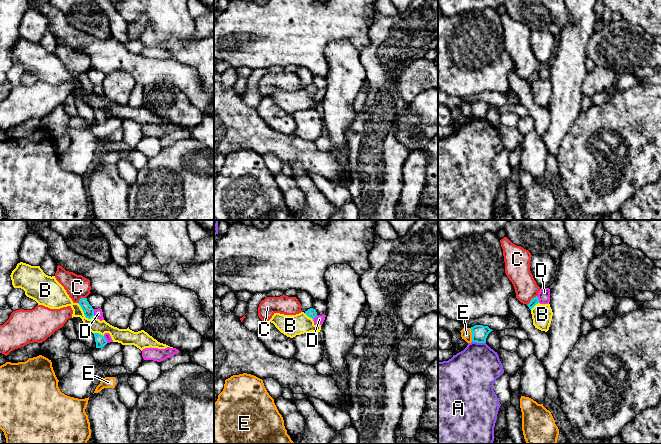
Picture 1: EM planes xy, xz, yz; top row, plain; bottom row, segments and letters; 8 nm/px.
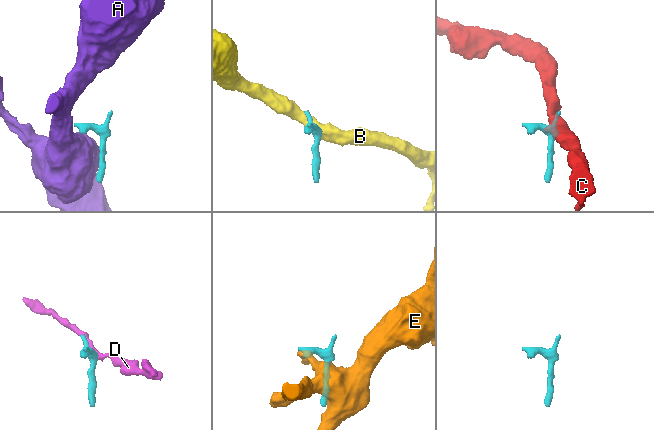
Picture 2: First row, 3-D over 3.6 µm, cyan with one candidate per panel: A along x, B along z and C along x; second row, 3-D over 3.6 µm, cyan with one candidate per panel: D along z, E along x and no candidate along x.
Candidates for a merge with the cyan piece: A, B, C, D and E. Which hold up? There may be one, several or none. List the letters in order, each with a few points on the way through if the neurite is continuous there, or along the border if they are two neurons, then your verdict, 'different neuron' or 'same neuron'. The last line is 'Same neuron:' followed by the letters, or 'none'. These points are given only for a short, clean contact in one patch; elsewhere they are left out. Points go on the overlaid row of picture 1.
A: along yz (472, 340), (485, 342) | different neuron
B: along xy (77, 303), (86, 317), (93, 317) | different neuron
C: along yz (536, 295), (527, 305) | different neuron
D: along xy (93, 309), (94, 315) | different neuron
E: different neuron
Same neuron: none

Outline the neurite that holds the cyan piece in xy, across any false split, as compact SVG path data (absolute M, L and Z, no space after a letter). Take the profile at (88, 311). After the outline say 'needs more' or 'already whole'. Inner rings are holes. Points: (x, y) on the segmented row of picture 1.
M81 298L79 300L78 304L81 306L86 318L88 318L88 319L93 318L93 316L94 316L94 309L92 308L92 306L87 301L87 298Z; already whole

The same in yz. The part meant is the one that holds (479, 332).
M475 325L470 328L472 332L472 341L477 343L485 343L488 334L492 331L488 326Z; already whole

